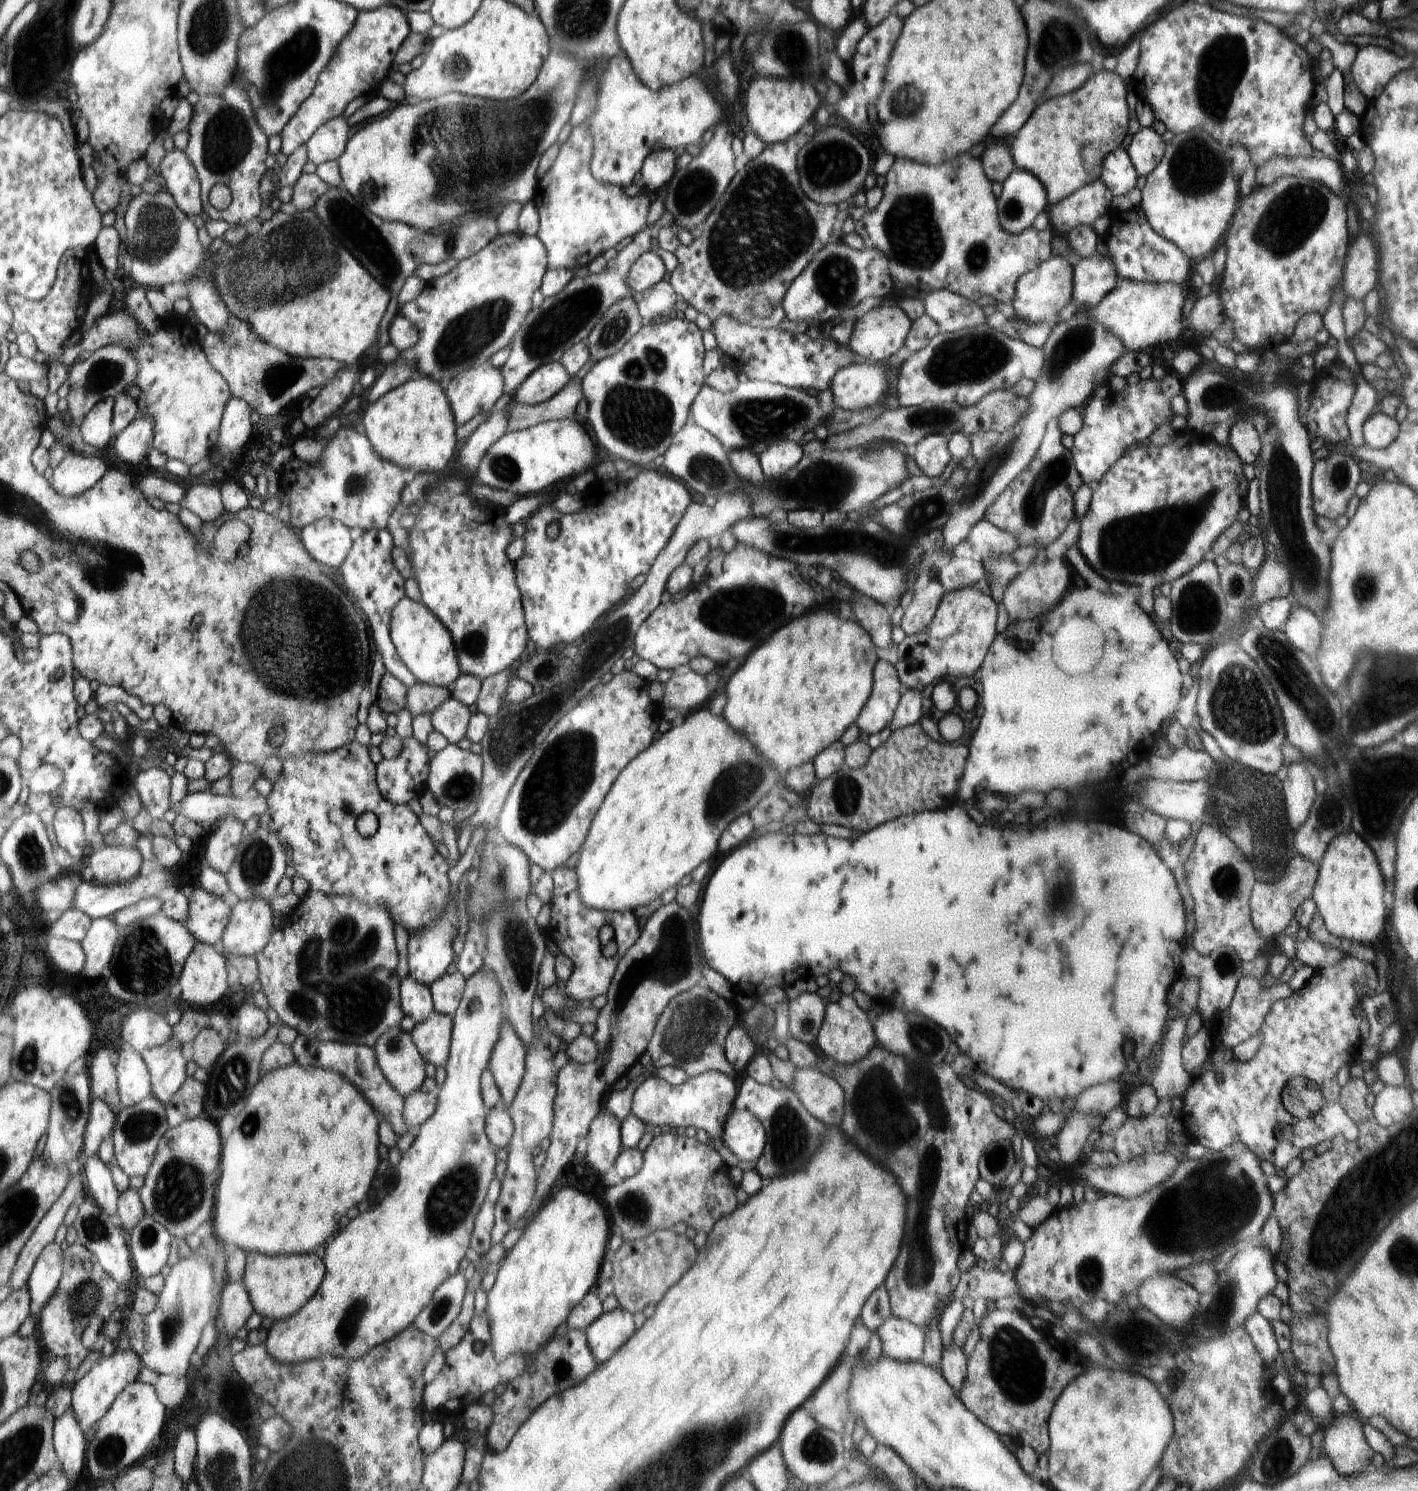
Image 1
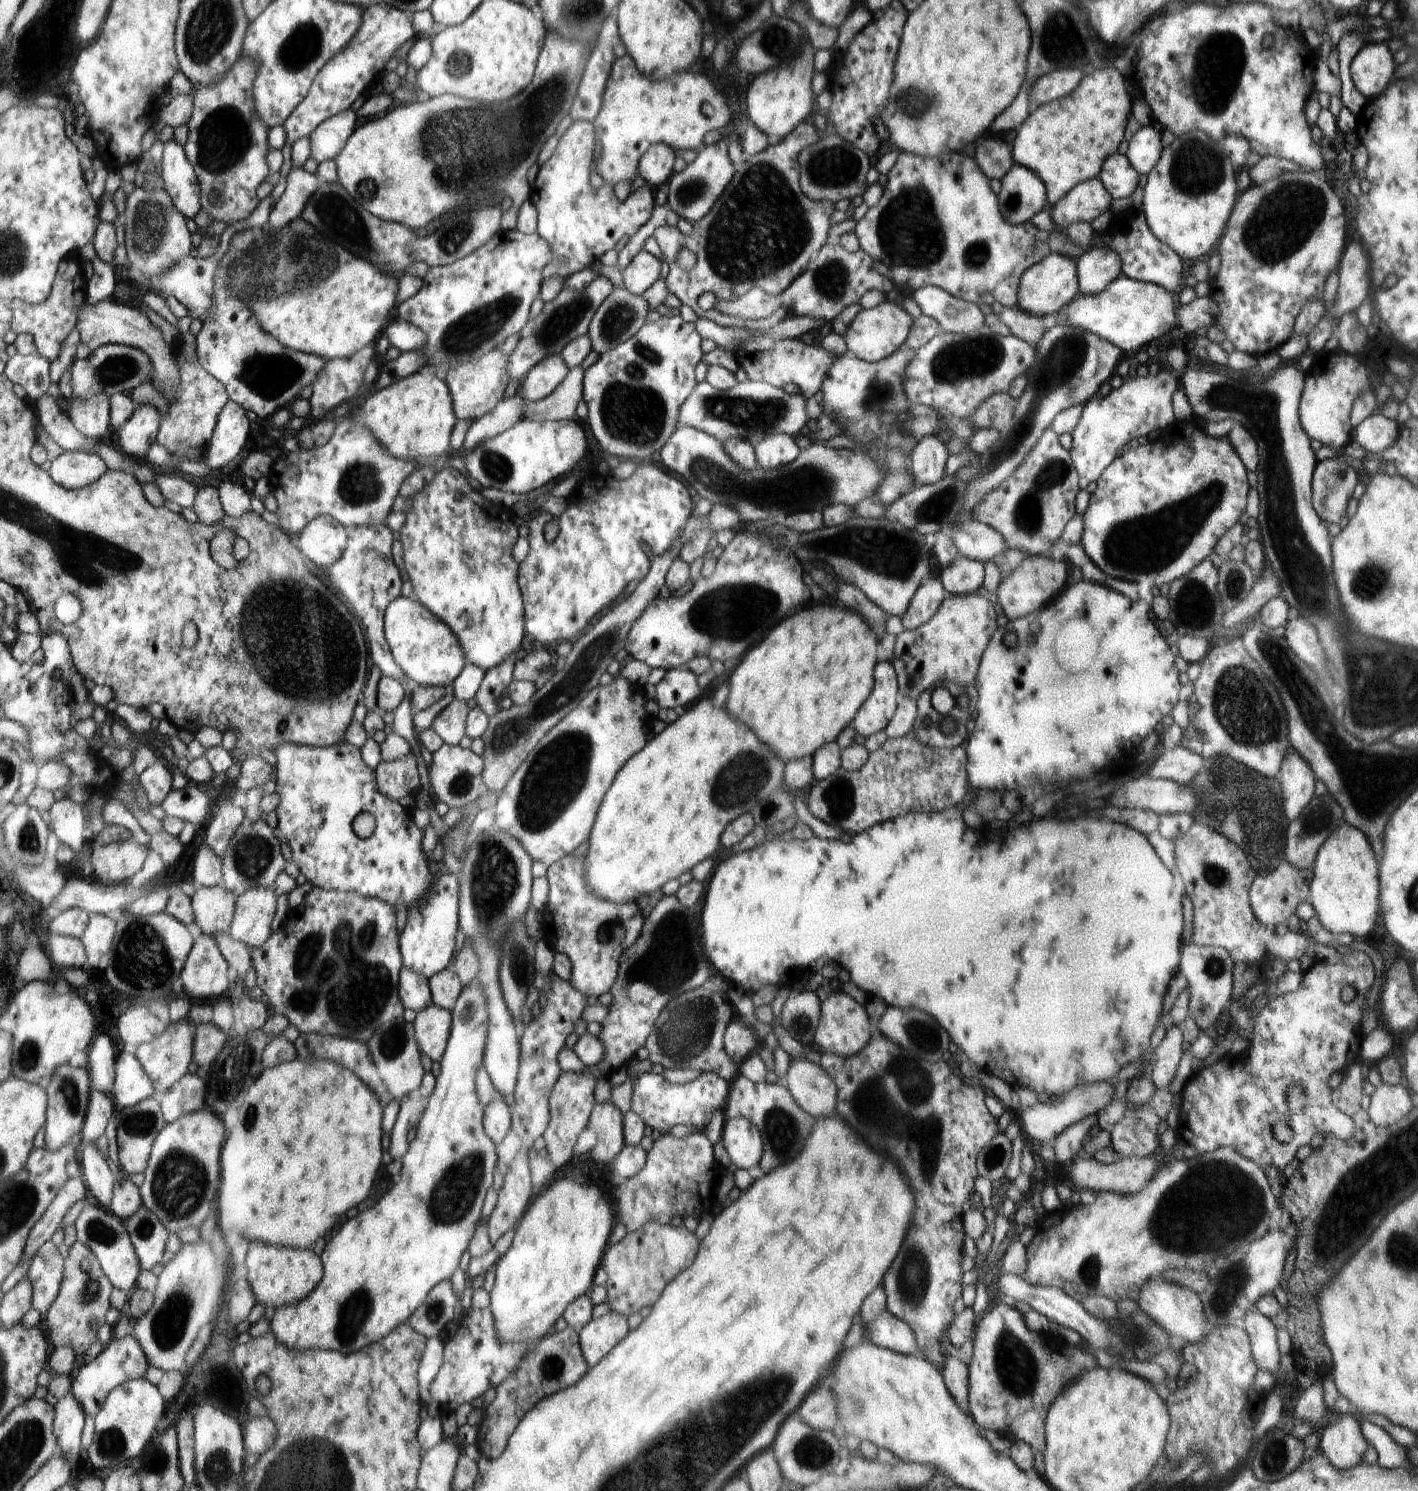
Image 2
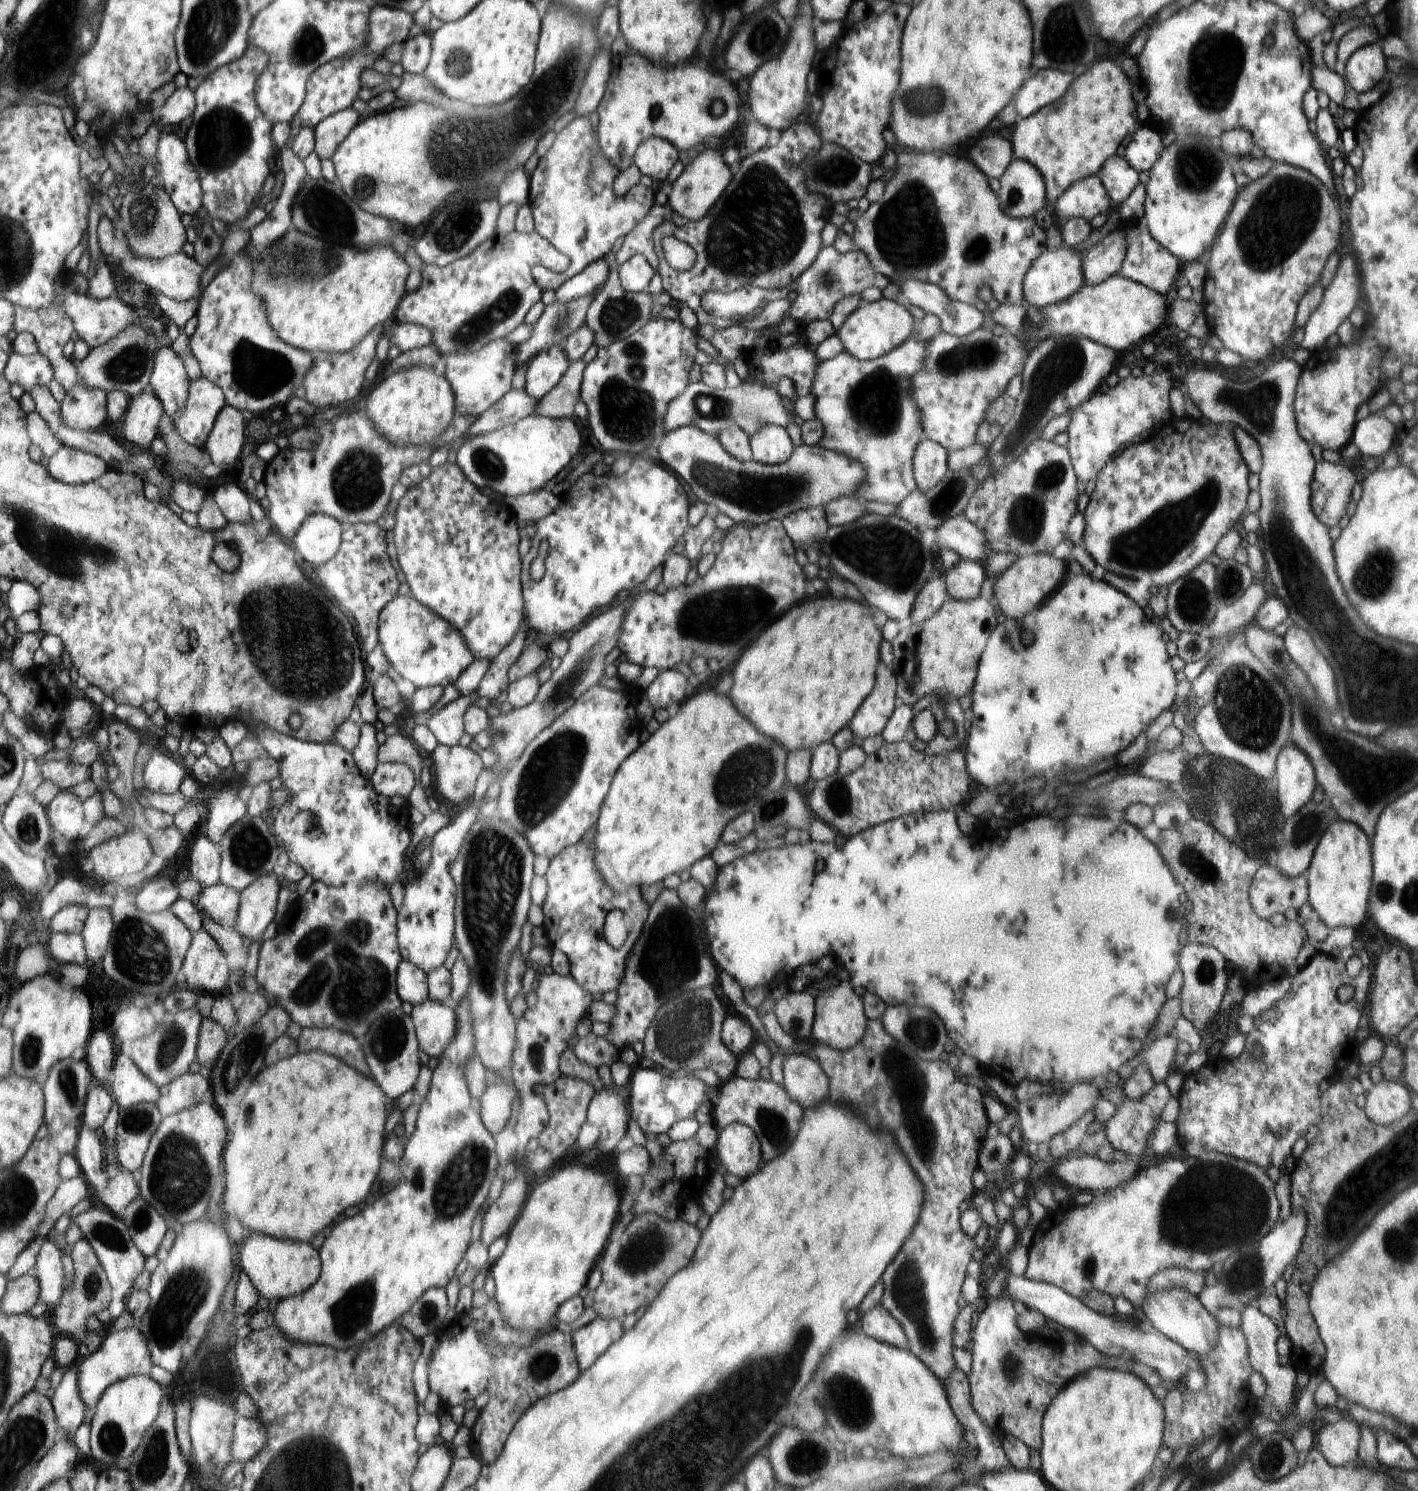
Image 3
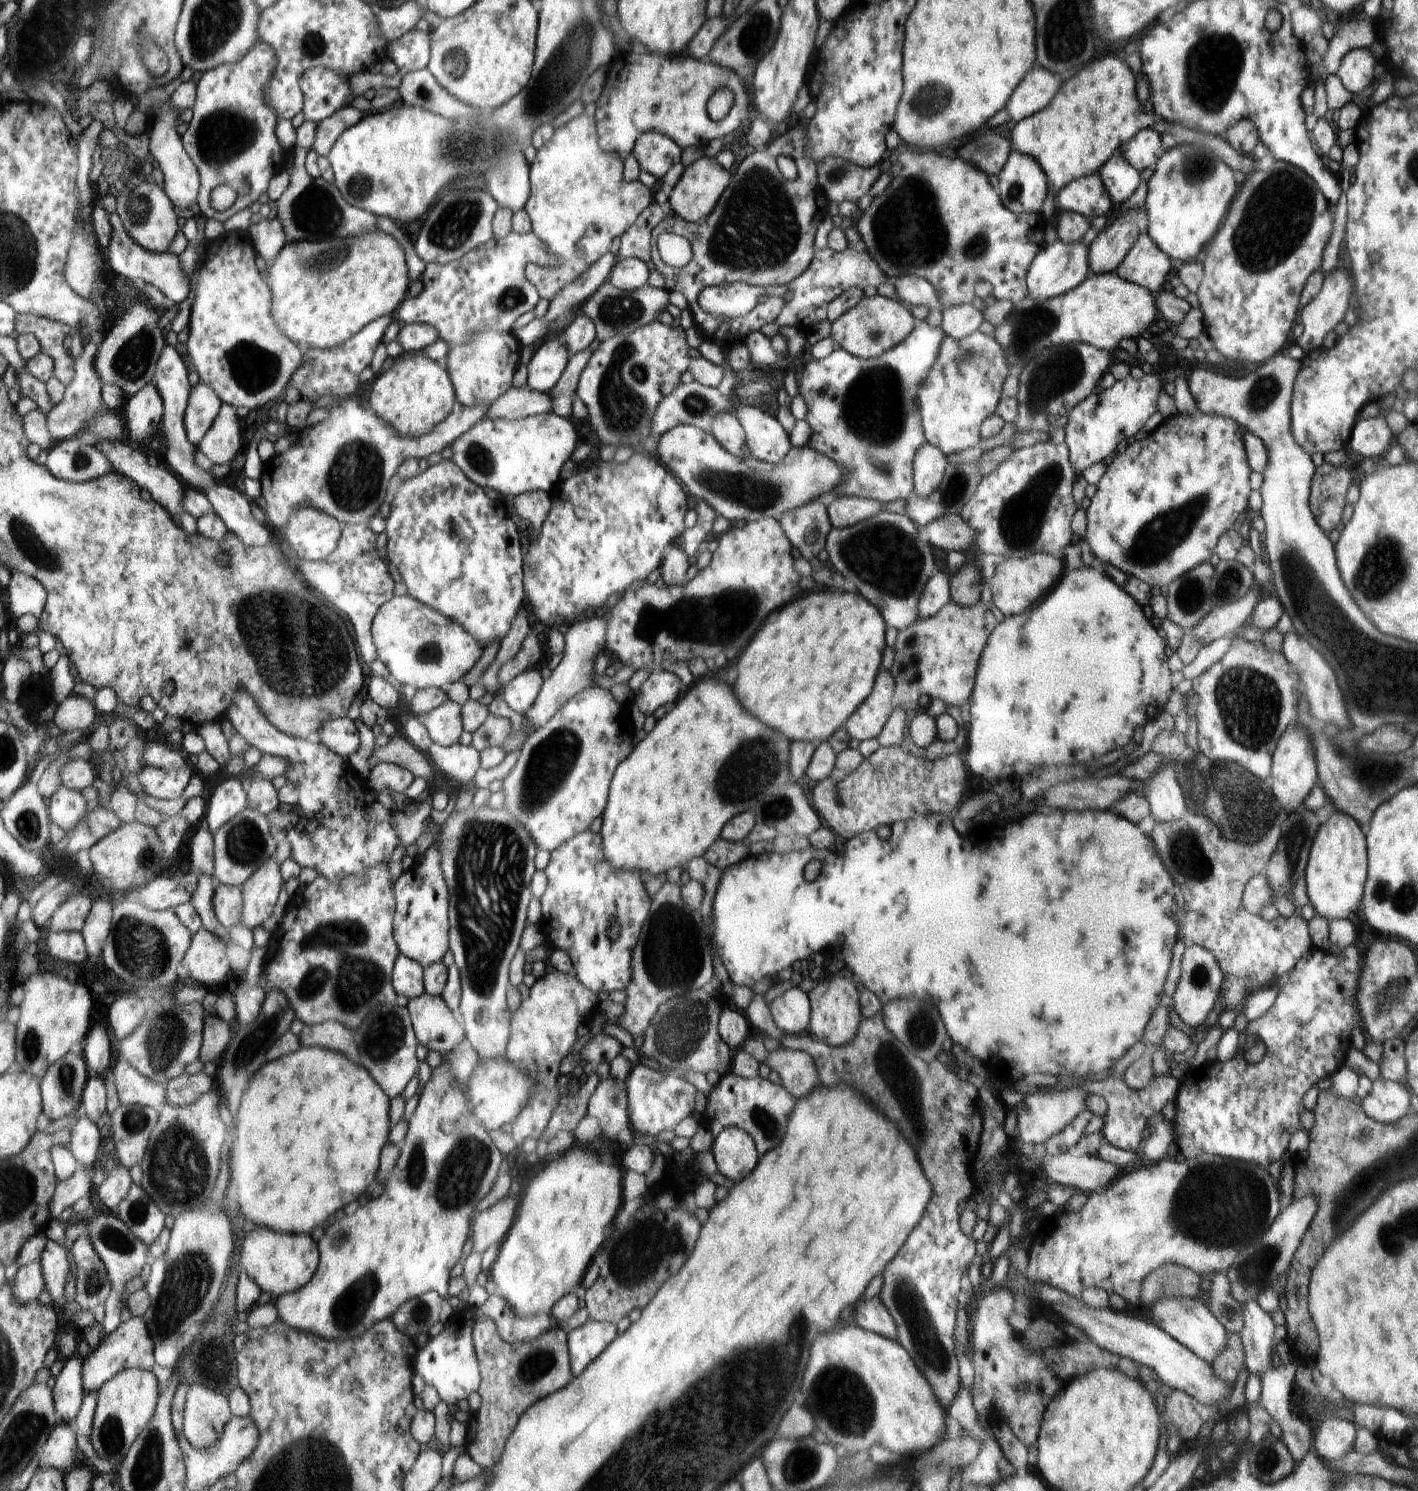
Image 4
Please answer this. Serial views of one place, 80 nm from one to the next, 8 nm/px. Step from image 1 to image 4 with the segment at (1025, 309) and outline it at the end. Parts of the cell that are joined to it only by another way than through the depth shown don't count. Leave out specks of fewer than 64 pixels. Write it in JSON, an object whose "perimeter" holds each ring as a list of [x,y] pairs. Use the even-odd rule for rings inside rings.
{"perimeter":[[[1058,238],[1054,244],[1048,245],[1048,248],[1039,252],[1027,272],[1027,291],[1029,294],[1038,299],[1054,299],[1057,296],[1074,291],[1080,283],[1090,276],[1089,244],[1089,238],[1082,240],[1080,243],[1072,244],[1066,244]]]}

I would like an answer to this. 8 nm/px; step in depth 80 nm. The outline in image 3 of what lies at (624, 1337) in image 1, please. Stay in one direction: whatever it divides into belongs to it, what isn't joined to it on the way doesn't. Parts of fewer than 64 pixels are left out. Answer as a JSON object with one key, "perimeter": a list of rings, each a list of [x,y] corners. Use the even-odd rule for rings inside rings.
{"perimeter":[[[598,1317],[571,1333],[579,1367],[585,1371],[607,1348],[622,1338],[622,1322]]]}

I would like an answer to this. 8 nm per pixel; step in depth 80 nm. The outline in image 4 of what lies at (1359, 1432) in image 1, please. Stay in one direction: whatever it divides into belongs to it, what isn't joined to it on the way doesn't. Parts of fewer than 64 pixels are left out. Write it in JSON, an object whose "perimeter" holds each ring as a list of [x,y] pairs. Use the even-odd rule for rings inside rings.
{"perimeter":[[[1331,1416],[1326,1418],[1318,1428],[1312,1442],[1316,1454],[1324,1461],[1338,1460],[1348,1450],[1353,1449],[1356,1430],[1352,1422]]]}

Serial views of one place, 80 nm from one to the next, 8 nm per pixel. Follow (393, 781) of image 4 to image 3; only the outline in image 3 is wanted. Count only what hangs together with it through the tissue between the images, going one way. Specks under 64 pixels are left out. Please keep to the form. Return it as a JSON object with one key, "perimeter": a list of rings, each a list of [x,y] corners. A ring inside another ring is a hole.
{"perimeter":[[[378,762],[371,779],[375,791],[389,799],[392,796],[407,798],[416,784],[415,772],[408,763]]]}

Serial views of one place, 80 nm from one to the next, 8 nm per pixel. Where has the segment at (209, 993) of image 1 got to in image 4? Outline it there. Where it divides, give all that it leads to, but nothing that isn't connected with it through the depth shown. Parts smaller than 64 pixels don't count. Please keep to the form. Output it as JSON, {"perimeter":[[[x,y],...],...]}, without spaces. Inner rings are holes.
{"perimeter":[[[208,928],[198,932],[193,936],[191,951],[184,960],[184,969],[189,969],[190,977],[200,986],[218,990],[230,972],[224,940]]]}

